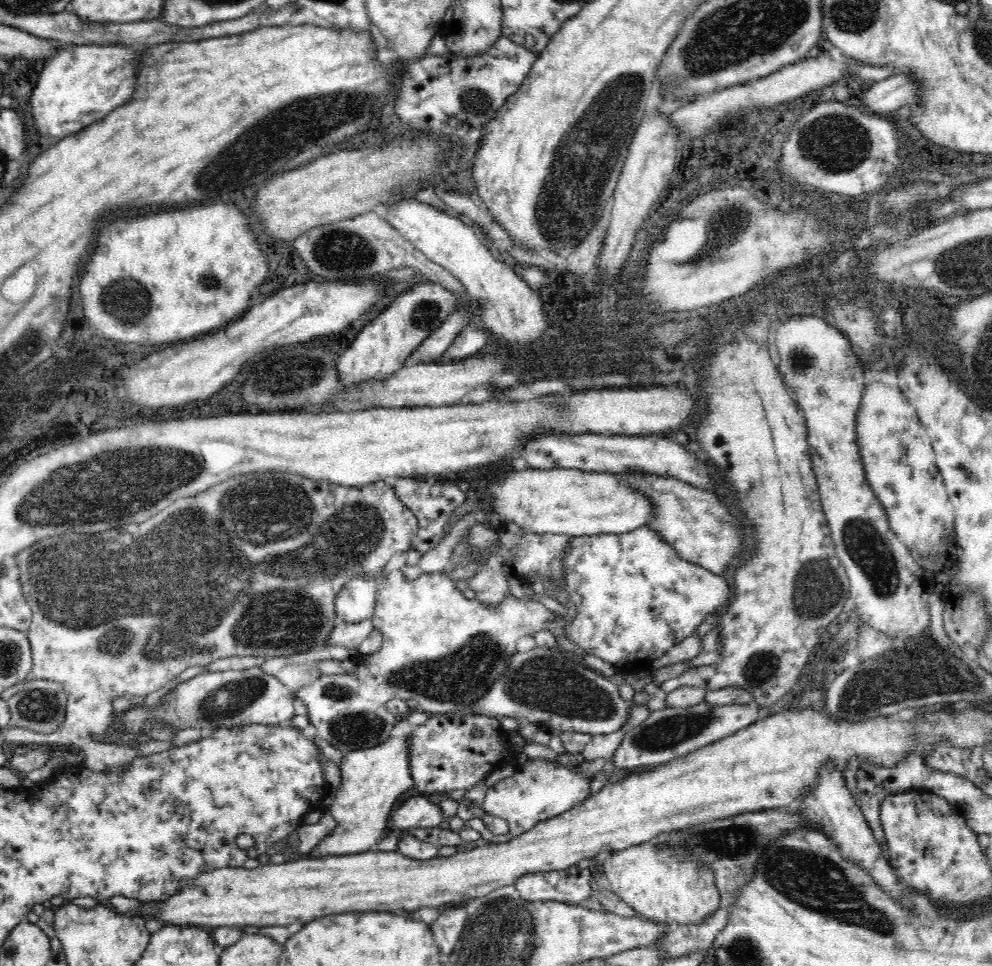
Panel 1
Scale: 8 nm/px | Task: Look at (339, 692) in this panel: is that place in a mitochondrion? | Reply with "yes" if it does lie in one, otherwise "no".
yes

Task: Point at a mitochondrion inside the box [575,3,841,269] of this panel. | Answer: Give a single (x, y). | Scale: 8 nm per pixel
(726, 219)

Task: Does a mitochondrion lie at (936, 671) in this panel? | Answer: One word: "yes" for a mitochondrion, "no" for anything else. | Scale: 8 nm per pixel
yes

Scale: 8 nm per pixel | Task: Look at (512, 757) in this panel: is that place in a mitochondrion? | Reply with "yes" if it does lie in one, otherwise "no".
no

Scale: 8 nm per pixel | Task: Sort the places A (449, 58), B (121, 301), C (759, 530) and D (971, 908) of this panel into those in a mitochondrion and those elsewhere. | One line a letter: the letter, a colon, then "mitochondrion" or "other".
A: other
B: mitochondrion
C: other
D: other

